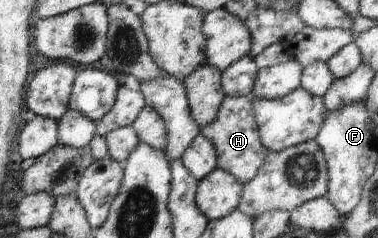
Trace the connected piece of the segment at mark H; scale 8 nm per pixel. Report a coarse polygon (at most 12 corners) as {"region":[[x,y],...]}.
{"region":[[223,96],[200,129],[242,184],[267,157],[249,96]]}

